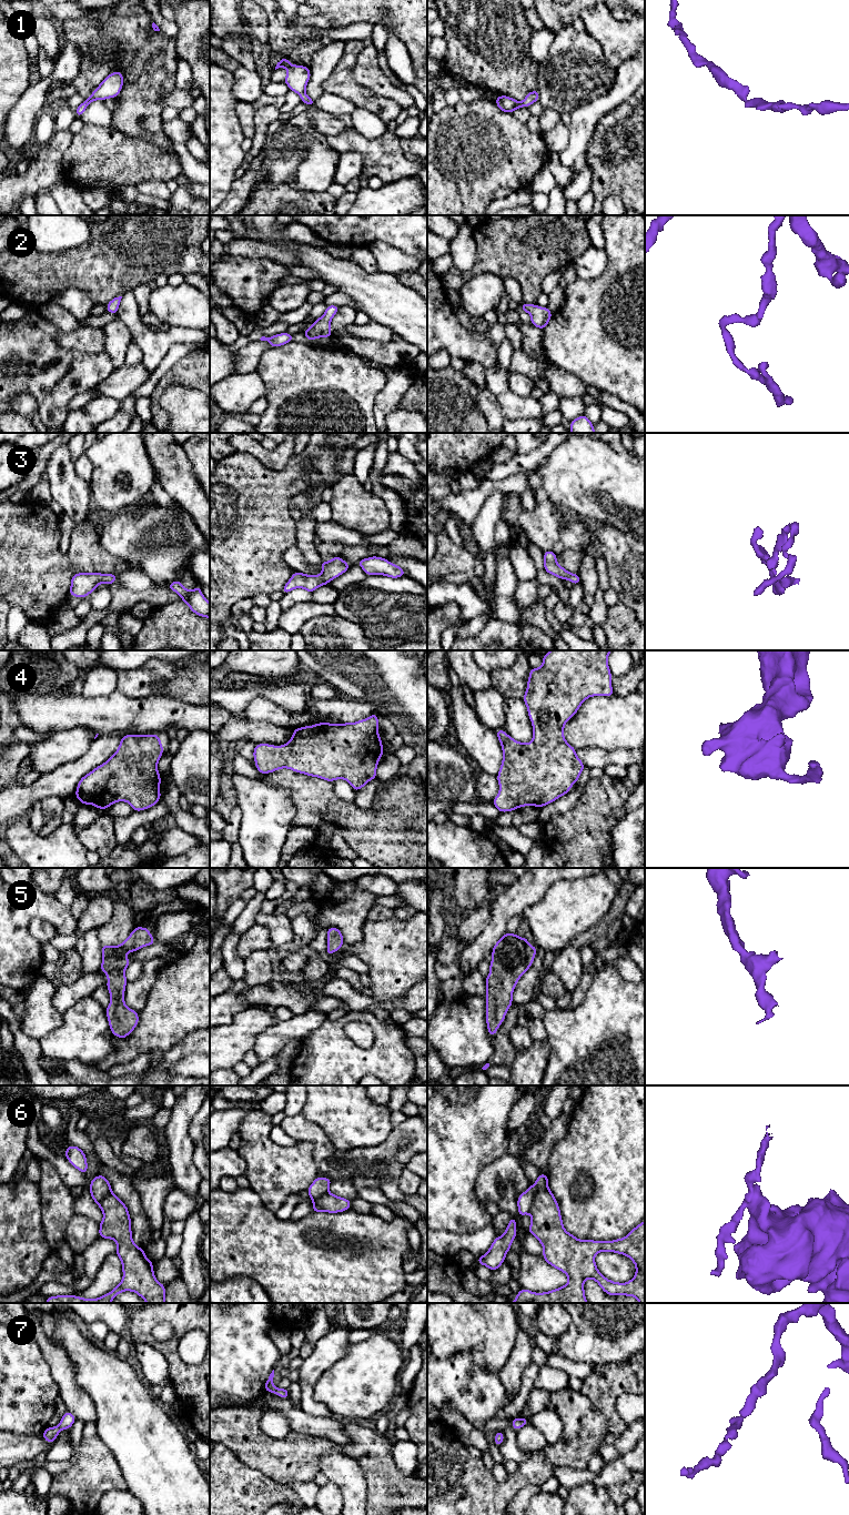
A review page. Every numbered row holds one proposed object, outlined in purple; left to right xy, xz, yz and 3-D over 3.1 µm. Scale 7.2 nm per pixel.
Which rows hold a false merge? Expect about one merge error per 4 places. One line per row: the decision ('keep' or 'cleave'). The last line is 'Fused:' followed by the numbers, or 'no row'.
1: keep
2: keep
3: keep
4: keep
5: keep
6: cleave
7: keep
Fused: 6

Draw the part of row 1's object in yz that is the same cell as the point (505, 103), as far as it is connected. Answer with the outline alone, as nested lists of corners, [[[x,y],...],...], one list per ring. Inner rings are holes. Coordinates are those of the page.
[[[538,90],[528,92],[523,102],[516,101],[515,99],[507,95],[499,95],[496,98],[495,103],[501,111],[511,113],[523,107],[530,107],[534,102],[538,101],[539,92]]]

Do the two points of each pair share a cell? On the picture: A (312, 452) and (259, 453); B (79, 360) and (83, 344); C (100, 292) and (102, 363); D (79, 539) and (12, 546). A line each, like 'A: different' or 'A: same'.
A: different
B: different
C: different
D: same

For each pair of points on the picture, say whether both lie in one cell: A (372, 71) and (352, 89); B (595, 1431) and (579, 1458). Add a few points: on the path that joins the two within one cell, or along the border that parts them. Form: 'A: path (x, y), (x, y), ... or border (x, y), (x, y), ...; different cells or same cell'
A: border (357, 57), (352, 78), (377, 94); different cells
B: path (588, 1437), (579, 1446), (579, 1452); same cell

